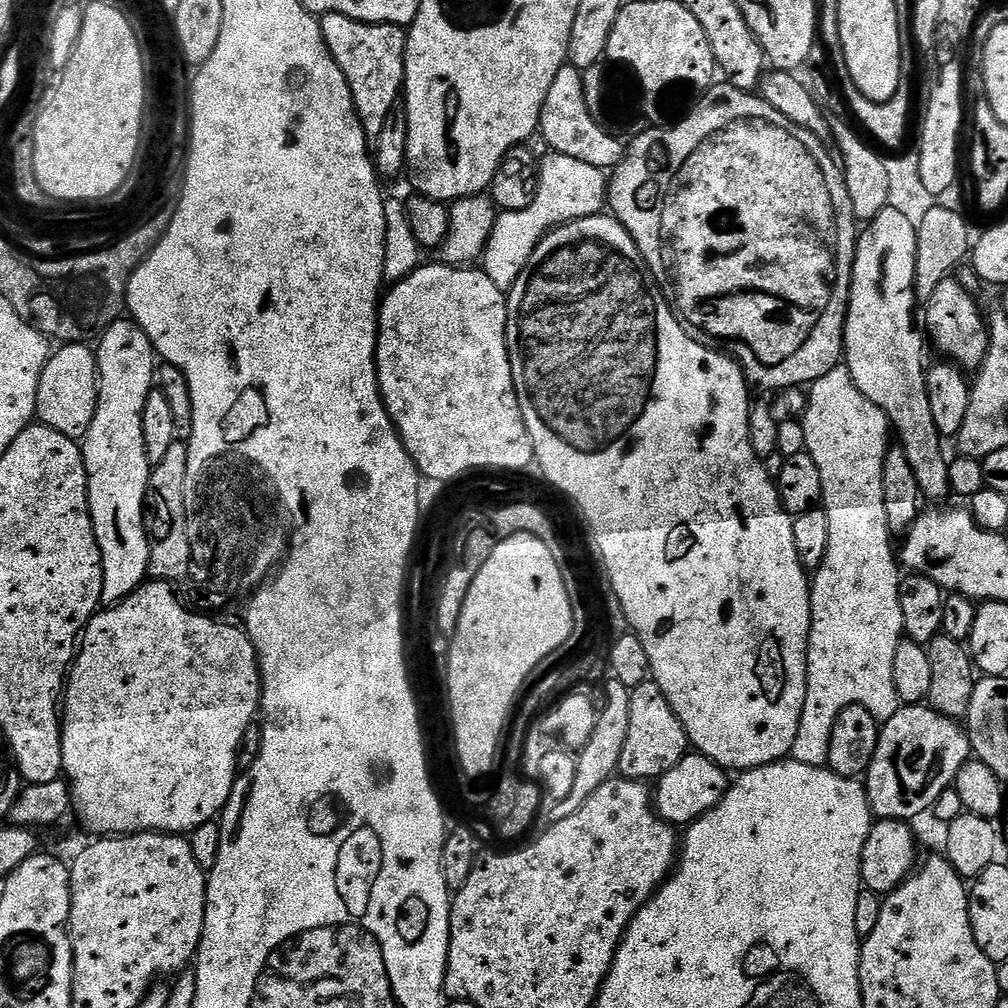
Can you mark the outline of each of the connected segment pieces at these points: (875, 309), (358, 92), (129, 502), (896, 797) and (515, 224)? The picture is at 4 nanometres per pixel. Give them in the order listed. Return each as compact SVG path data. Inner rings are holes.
M889 204L884 207L882 213L876 215L872 221L867 223L866 227L861 229L857 235L854 266L851 268L851 294L848 296L847 321L844 324L844 355L842 357L843 363L850 370L850 378L854 378L854 386L858 386L858 390L862 390L862 394L866 394L866 398L870 398L870 402L874 402L874 406L878 406L882 410L882 414L886 414L891 431L900 441L898 447L904 452L906 461L909 462L910 467L914 470L914 477L916 477L918 486L920 487L920 495L928 502L944 502L947 496L950 496L952 487L950 486L950 474L948 473L948 465L950 463L949 457L944 457L945 441L939 434L937 426L934 424L934 417L932 410L930 410L930 398L927 396L927 371L926 363L924 364L924 344L926 348L926 340L923 333L918 332L918 322L914 320L914 306L917 307L918 301L915 295L916 282L916 268L917 268L917 232L914 220L902 210L895 207L894 204Z
M326 14L319 17L320 29L326 46L338 62L346 82L350 86L352 101L365 134L375 138L382 134L386 114L402 96L404 86L404 51L408 45L405 29L396 24L363 24L342 14Z
M128 318L115 320L109 328L104 329L99 340L100 345L95 345L94 348L96 354L96 379L98 381L96 390L96 413L94 414L94 422L90 422L90 430L83 438L82 451L84 454L86 474L88 475L88 505L90 506L90 514L92 515L92 525L94 526L96 541L98 542L100 553L102 554L102 570L104 573L102 574L102 598L100 599L100 603L104 606L115 606L119 604L120 601L126 599L131 592L136 591L141 584L145 583L146 577L148 576L150 546L148 545L148 535L144 529L144 495L148 489L150 465L146 458L146 442L142 434L142 410L146 410L146 398L150 398L150 394L154 390L158 357L155 350L152 349L150 338L146 338L144 331Z
M924 704L902 706L894 714L894 718L883 721L878 738L878 750L874 750L874 758L866 773L868 801L873 817L912 822L915 816L927 813L934 806L934 802L938 802L938 794L955 785L958 770L962 770L962 766L971 759L972 743L967 731L957 721L938 714Z
M557 152L548 154L545 160L543 157L538 164L534 202L530 202L526 210L500 212L494 222L482 257L482 271L488 275L490 282L505 290L512 288L530 254L534 254L538 242L542 242L547 232L578 218L601 215L606 208L608 182L605 169L586 166L586 162L578 162L578 158L566 158L566 154Z

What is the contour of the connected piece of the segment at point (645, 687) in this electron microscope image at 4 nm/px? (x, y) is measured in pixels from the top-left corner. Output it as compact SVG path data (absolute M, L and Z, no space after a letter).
M651 678L631 689L630 730L626 734L626 746L622 746L622 758L618 769L625 780L655 782L665 776L684 756L689 755L688 735L678 722L666 694Z

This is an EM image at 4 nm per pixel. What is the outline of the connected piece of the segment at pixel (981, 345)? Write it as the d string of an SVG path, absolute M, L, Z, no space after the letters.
M954 278L946 279L942 282L942 286L938 286L938 290L934 290L934 298L926 301L928 308L924 312L924 322L922 324L926 329L927 339L941 352L941 357L947 358L952 364L959 366L961 369L971 370L979 369L980 363L984 360L984 355L988 349L988 325L986 323L985 313L982 308L976 305L977 297L973 293L962 290L962 286Z

